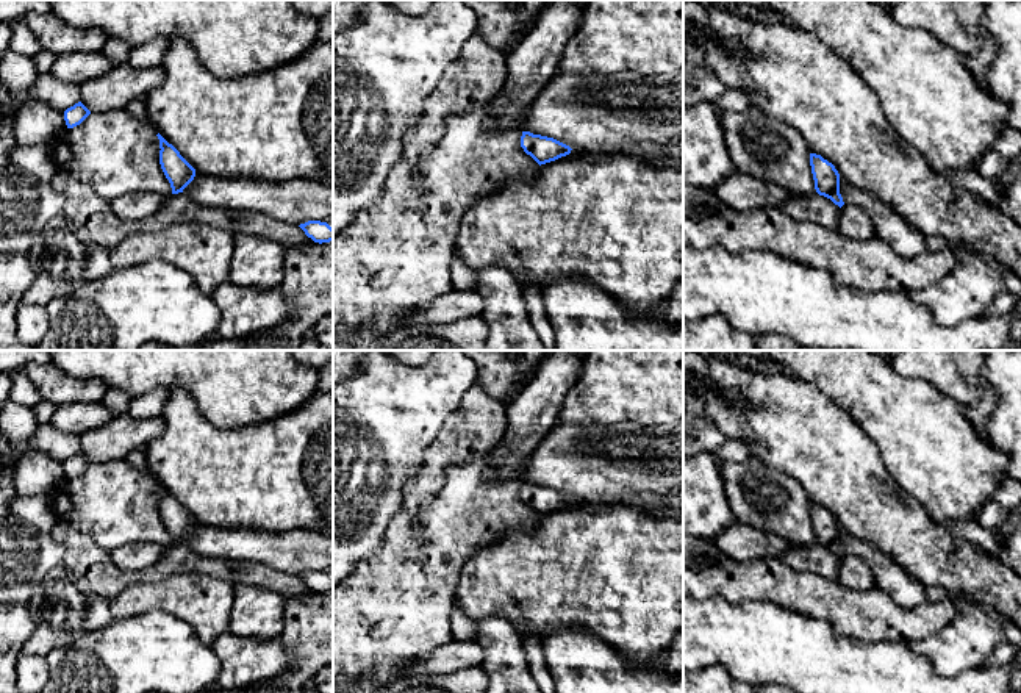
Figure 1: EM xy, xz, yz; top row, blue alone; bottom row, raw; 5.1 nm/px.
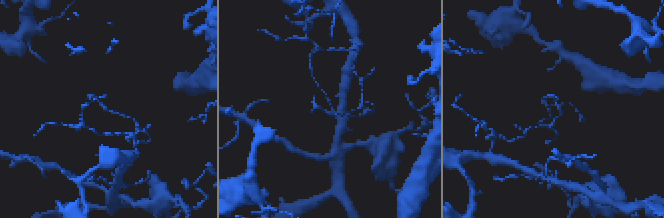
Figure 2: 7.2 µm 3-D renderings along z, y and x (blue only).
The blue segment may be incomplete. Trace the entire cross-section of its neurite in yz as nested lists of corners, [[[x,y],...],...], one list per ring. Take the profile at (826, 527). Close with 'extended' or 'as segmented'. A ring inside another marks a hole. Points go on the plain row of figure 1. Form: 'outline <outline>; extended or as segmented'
outline [[[810,504],[810,516],[816,543],[841,558],[844,552],[840,544],[840,524],[835,516],[816,504]]]; as segmented

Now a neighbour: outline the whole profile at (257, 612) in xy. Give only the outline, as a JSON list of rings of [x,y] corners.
[[[233,585],[233,609],[228,632],[238,637],[270,640],[280,637],[285,623],[285,599],[264,587]]]

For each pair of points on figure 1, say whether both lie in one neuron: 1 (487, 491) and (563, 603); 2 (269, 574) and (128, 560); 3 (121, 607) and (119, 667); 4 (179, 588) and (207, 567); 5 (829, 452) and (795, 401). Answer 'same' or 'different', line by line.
1: different
2: different
3: different
4: different
5: same

